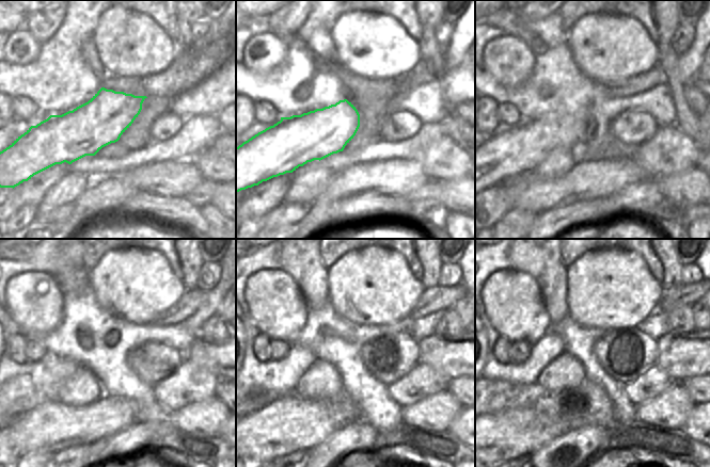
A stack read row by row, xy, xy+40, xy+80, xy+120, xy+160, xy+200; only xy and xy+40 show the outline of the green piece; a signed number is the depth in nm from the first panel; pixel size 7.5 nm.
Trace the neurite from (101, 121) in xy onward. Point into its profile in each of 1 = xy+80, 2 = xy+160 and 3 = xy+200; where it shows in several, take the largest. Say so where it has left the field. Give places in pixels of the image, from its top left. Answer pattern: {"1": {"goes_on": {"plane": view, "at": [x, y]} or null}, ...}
{"1": {"goes_on": {"plane": "xy+80", "at": [503, 156]}}, "2": {"goes_on": {"plane": "xy+160", "at": [257, 397]}}, "3": {"goes_on": {"plane": "xy+200", "at": [496, 393]}}}

